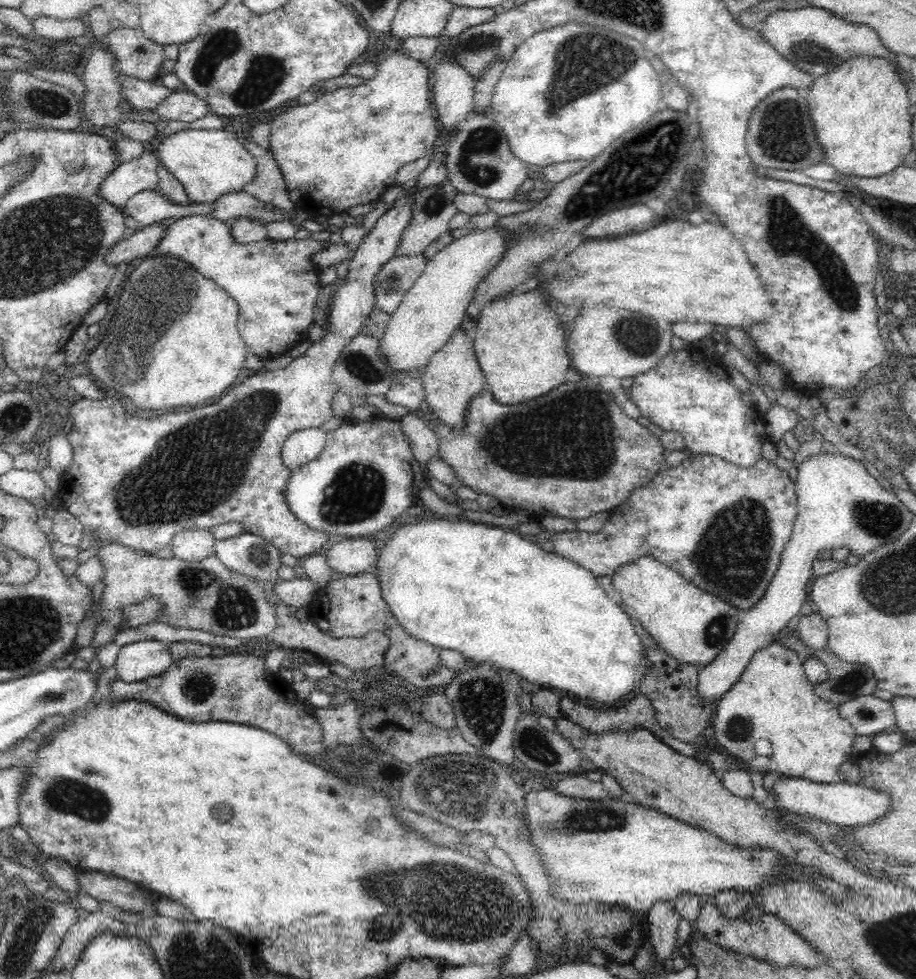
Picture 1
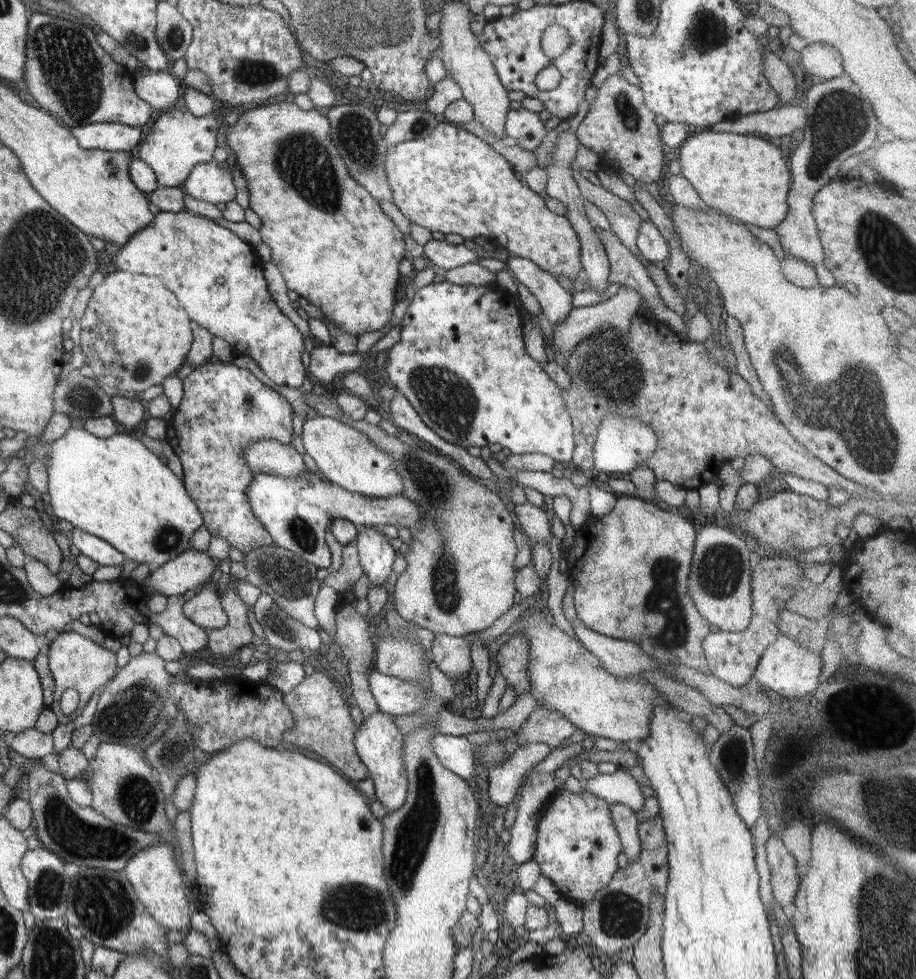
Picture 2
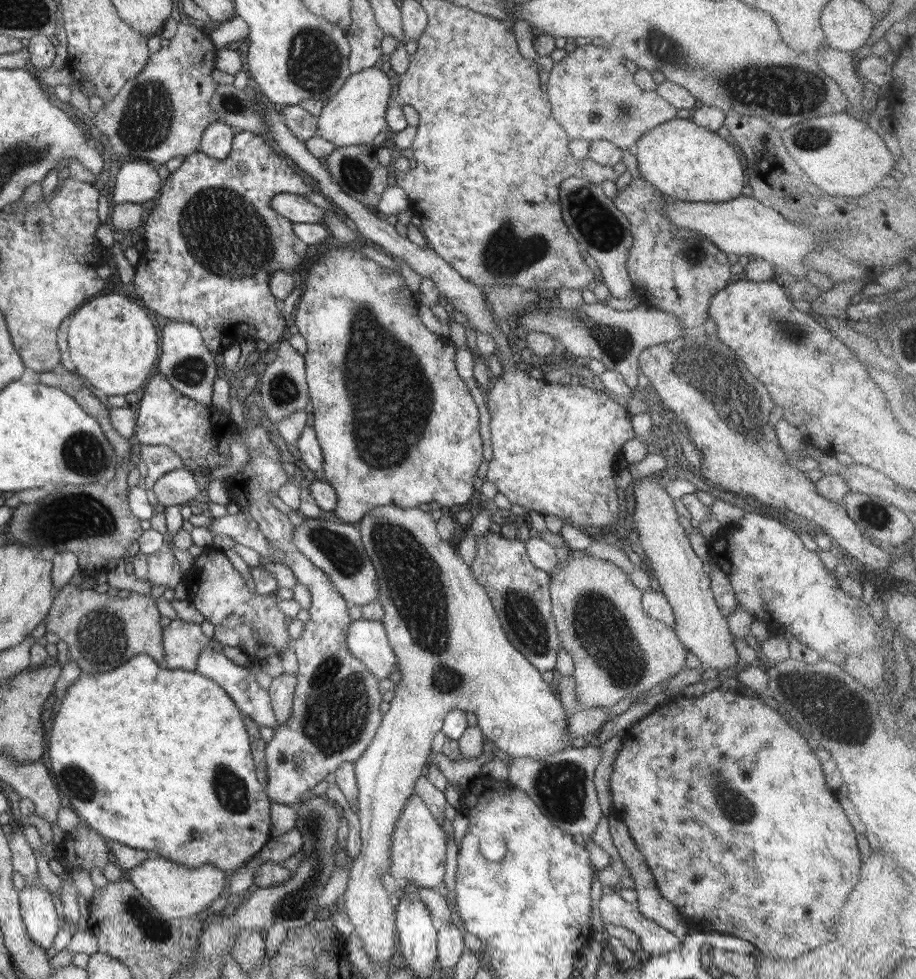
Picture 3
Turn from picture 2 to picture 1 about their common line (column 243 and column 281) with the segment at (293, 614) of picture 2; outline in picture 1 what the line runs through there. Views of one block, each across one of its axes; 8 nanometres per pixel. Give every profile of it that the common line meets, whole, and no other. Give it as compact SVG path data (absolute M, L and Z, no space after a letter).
M240 534L216 542L213 552L220 563L236 575L261 584L277 585L282 581L278 574L283 565L282 552L264 538Z

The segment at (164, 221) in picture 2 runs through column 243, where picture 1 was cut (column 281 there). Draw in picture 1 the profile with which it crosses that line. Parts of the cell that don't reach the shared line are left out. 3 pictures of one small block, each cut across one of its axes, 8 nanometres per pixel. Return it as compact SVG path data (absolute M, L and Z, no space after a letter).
M209 214L193 215L171 221L150 254L155 258L175 258L191 266L204 278L213 280L237 305L237 329L247 348L264 361L289 353L304 338L306 327L313 323L314 308L320 292L318 268L310 262L310 256L328 248L328 241L322 244L306 240L295 243L291 240L274 242L262 240L252 244L236 244L231 239L228 227Z

